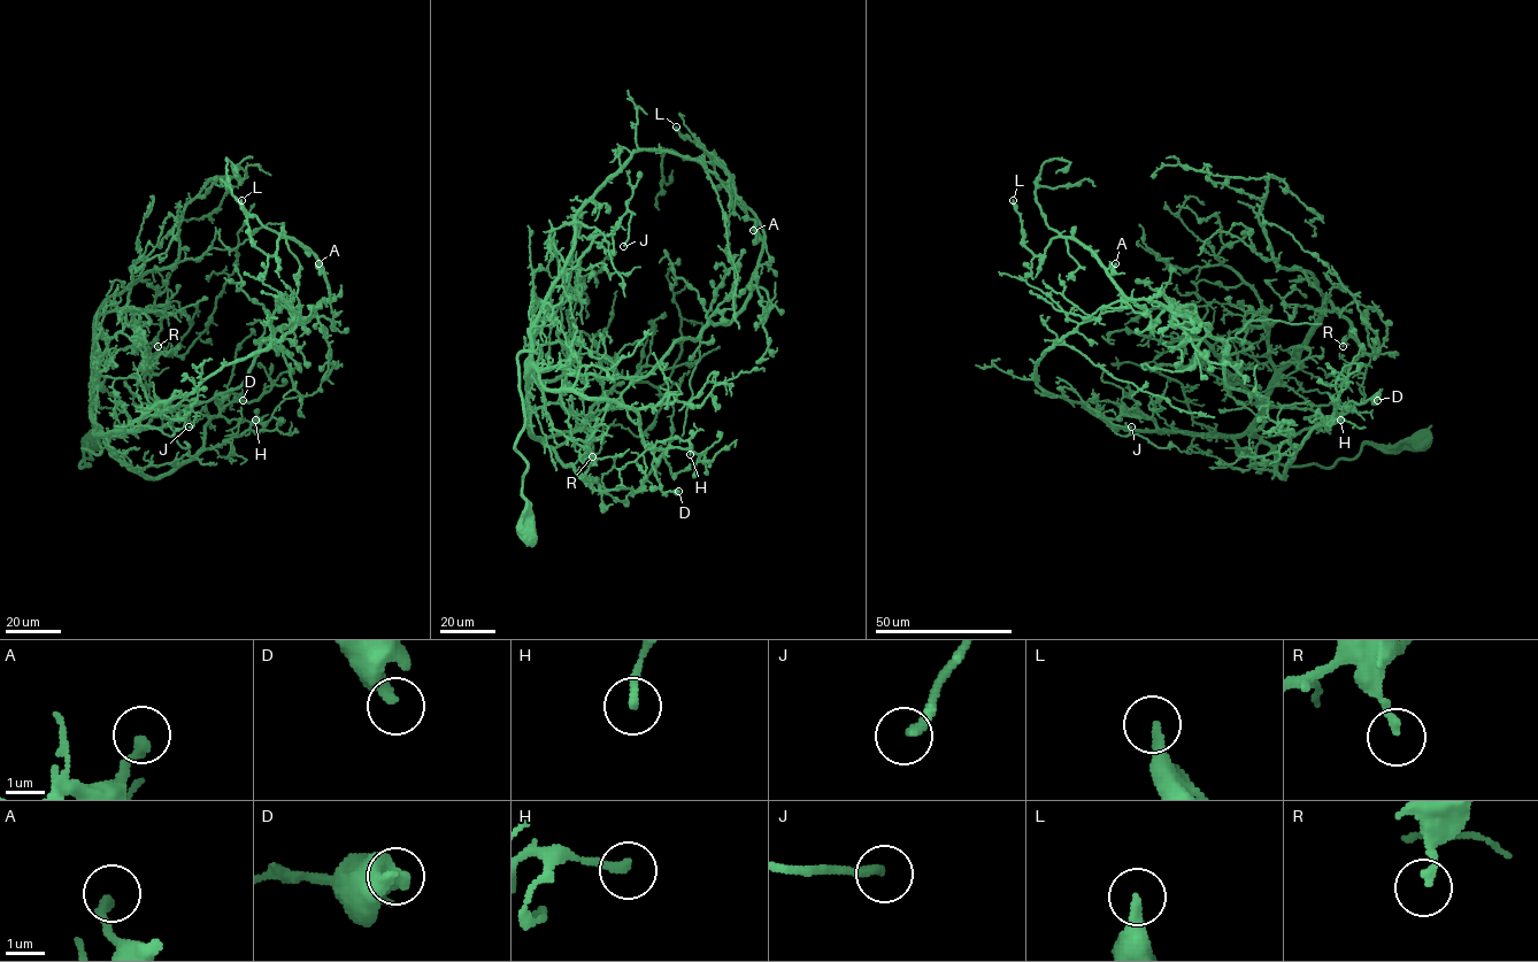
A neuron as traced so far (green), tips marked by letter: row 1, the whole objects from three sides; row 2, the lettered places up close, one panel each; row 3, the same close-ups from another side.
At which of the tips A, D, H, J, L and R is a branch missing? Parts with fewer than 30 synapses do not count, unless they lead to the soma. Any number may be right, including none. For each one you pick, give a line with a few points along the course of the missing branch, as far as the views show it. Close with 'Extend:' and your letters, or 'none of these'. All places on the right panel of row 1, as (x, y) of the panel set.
Extend: none of these

